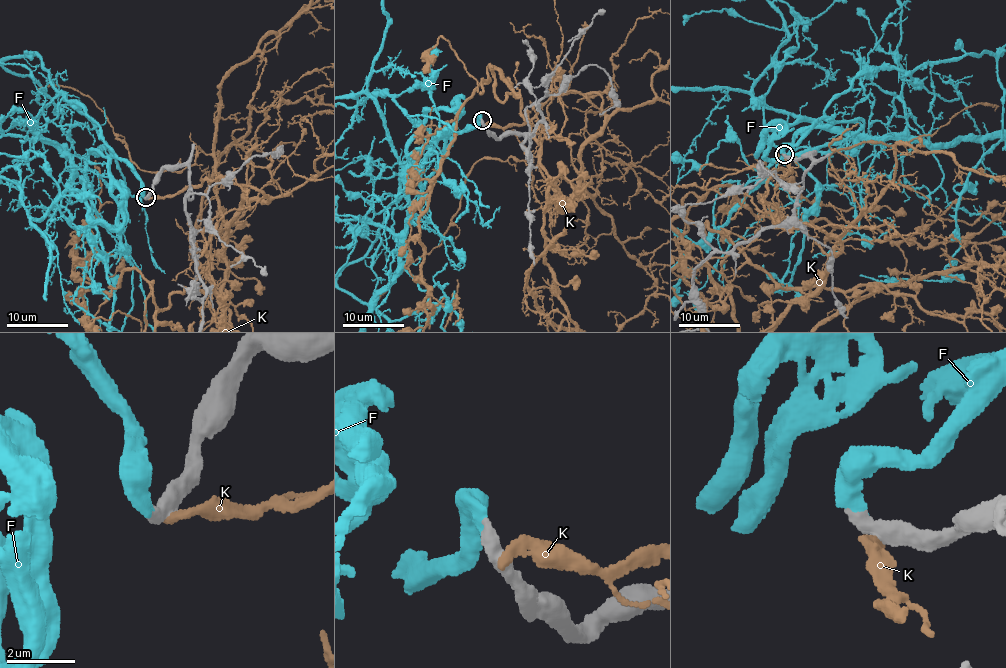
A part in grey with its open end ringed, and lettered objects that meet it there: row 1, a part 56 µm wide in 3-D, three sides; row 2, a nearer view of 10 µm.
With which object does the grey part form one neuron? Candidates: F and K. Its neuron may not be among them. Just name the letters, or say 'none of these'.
F

